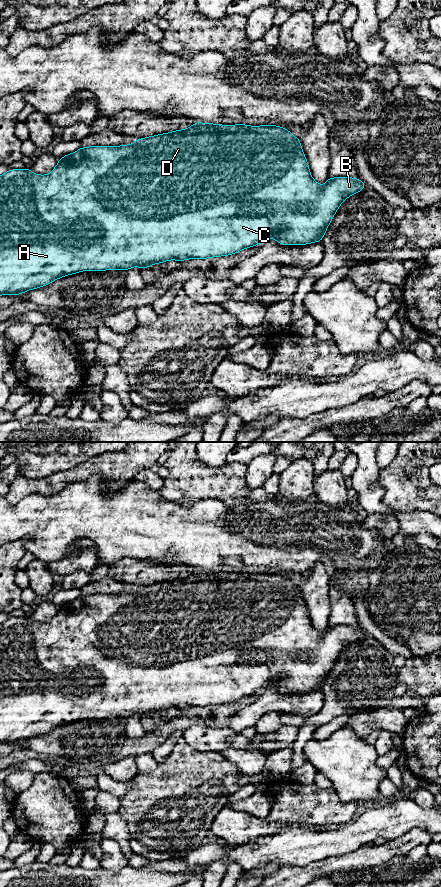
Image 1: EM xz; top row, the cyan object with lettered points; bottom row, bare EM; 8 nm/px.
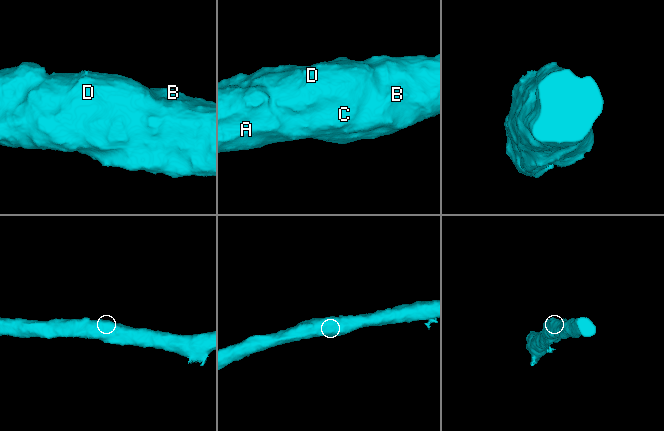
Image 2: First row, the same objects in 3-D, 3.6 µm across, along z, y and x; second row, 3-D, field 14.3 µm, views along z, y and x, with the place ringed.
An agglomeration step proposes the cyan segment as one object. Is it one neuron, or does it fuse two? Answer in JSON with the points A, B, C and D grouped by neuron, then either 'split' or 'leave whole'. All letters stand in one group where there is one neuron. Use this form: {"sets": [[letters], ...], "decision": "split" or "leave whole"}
{"sets": [["A", "B", "C", "D"]], "decision": "leave whole"}

